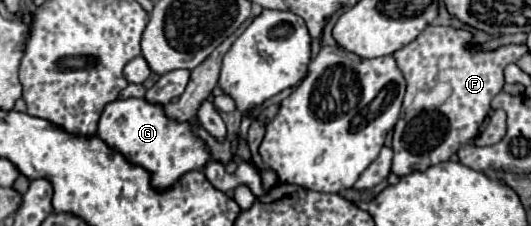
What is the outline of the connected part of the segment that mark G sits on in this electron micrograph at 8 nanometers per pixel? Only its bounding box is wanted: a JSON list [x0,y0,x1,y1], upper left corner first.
[98,99,210,193]

